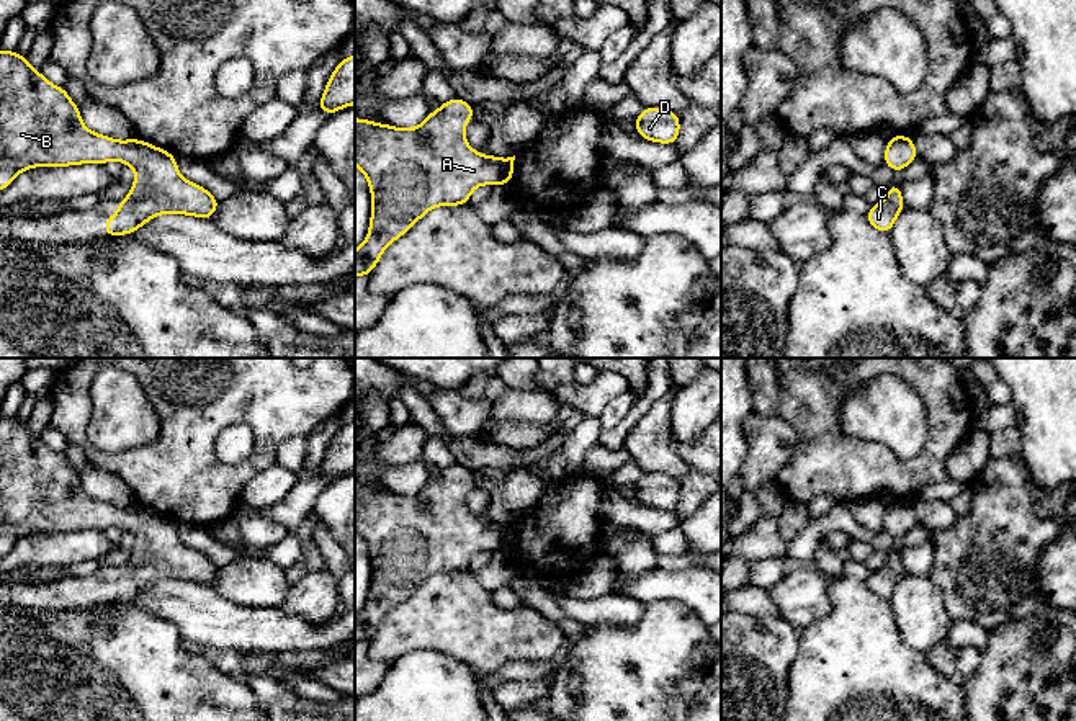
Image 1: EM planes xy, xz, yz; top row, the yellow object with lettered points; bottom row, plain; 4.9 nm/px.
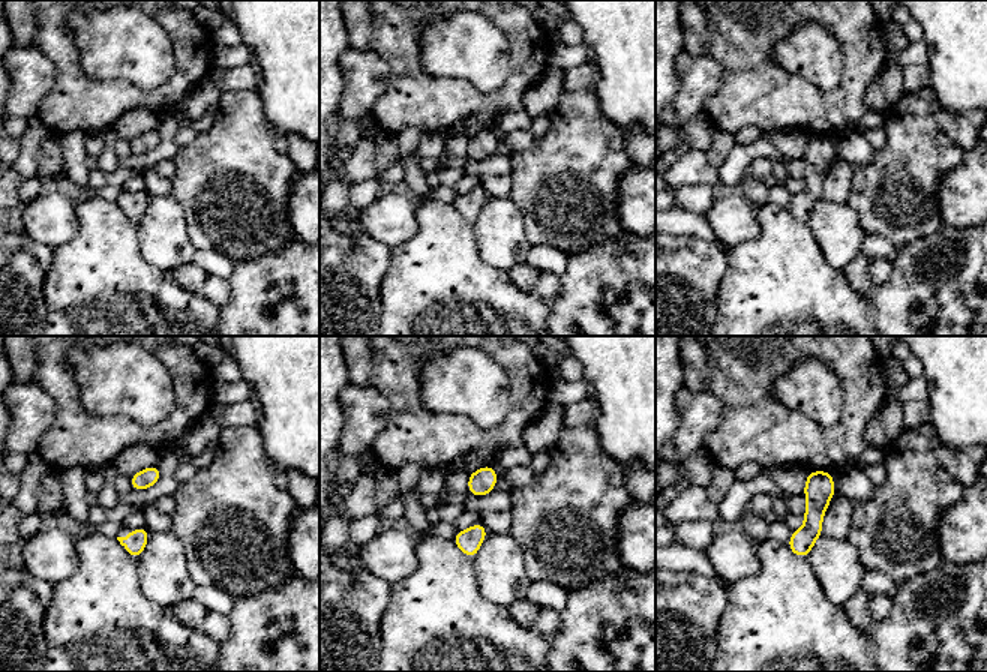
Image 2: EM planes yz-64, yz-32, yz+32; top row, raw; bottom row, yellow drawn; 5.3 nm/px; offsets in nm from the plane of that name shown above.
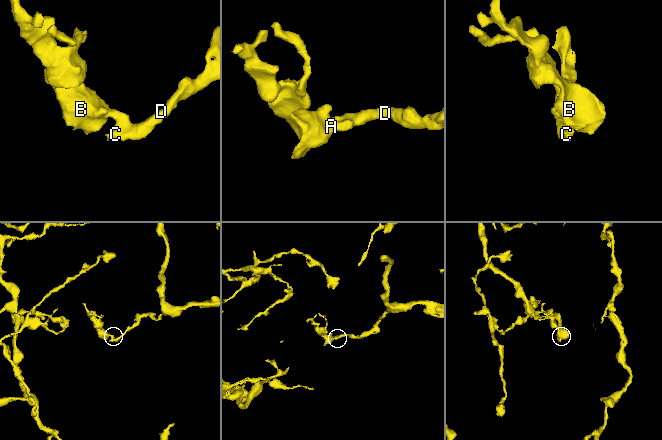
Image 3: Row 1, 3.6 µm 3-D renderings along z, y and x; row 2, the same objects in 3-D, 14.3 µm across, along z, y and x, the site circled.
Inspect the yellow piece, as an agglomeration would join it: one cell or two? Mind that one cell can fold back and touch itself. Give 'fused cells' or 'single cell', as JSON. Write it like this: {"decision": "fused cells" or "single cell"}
{"decision": "single cell"}

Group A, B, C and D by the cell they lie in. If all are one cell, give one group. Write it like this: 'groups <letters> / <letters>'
groups A B C D

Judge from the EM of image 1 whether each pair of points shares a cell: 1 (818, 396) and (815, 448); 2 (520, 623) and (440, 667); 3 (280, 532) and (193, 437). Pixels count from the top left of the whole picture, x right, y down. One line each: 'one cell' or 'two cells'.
1: one cell
2: two cells
3: two cells

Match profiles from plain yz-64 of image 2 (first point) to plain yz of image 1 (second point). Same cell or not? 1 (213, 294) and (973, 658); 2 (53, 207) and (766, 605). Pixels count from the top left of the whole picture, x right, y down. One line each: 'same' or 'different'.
1: same
2: different

